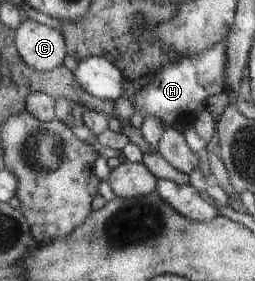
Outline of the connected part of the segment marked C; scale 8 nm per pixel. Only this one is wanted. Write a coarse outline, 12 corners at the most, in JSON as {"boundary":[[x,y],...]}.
{"boundary":[[32,19],[17,32],[31,67],[63,66],[69,50],[62,32]]}

